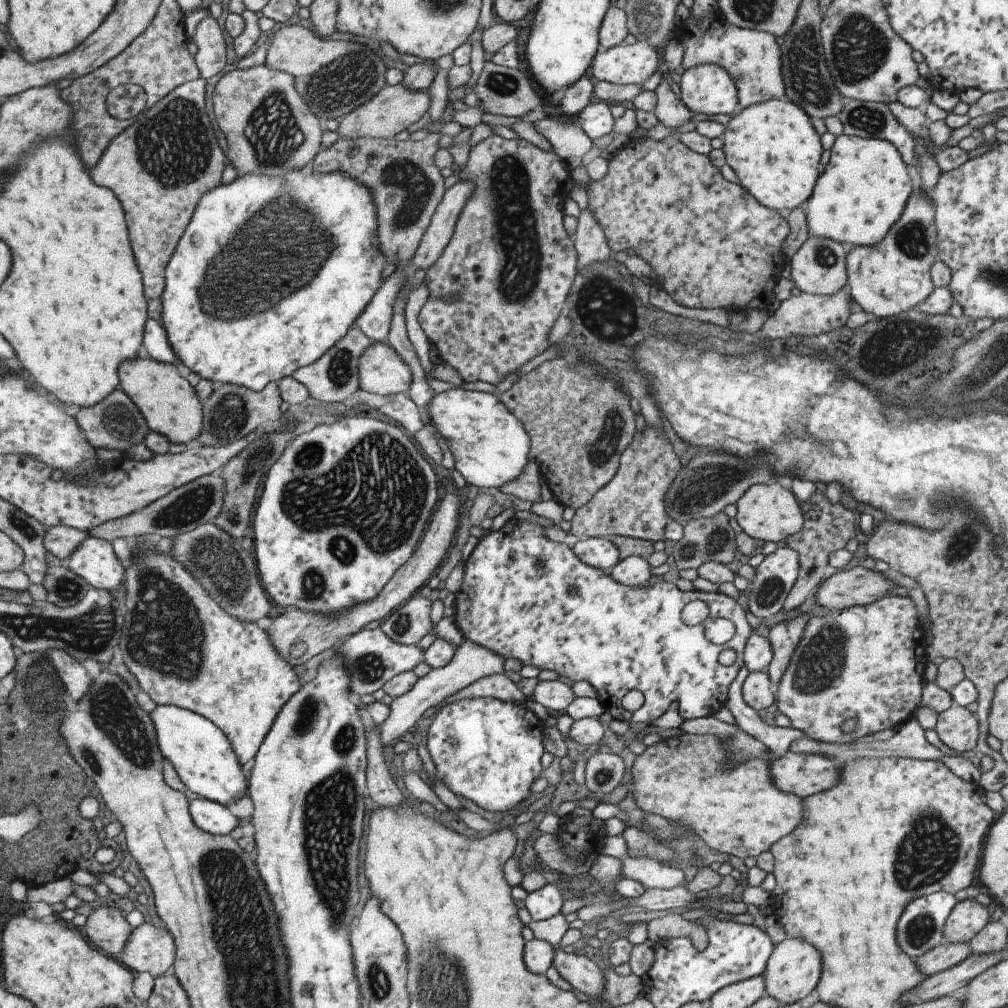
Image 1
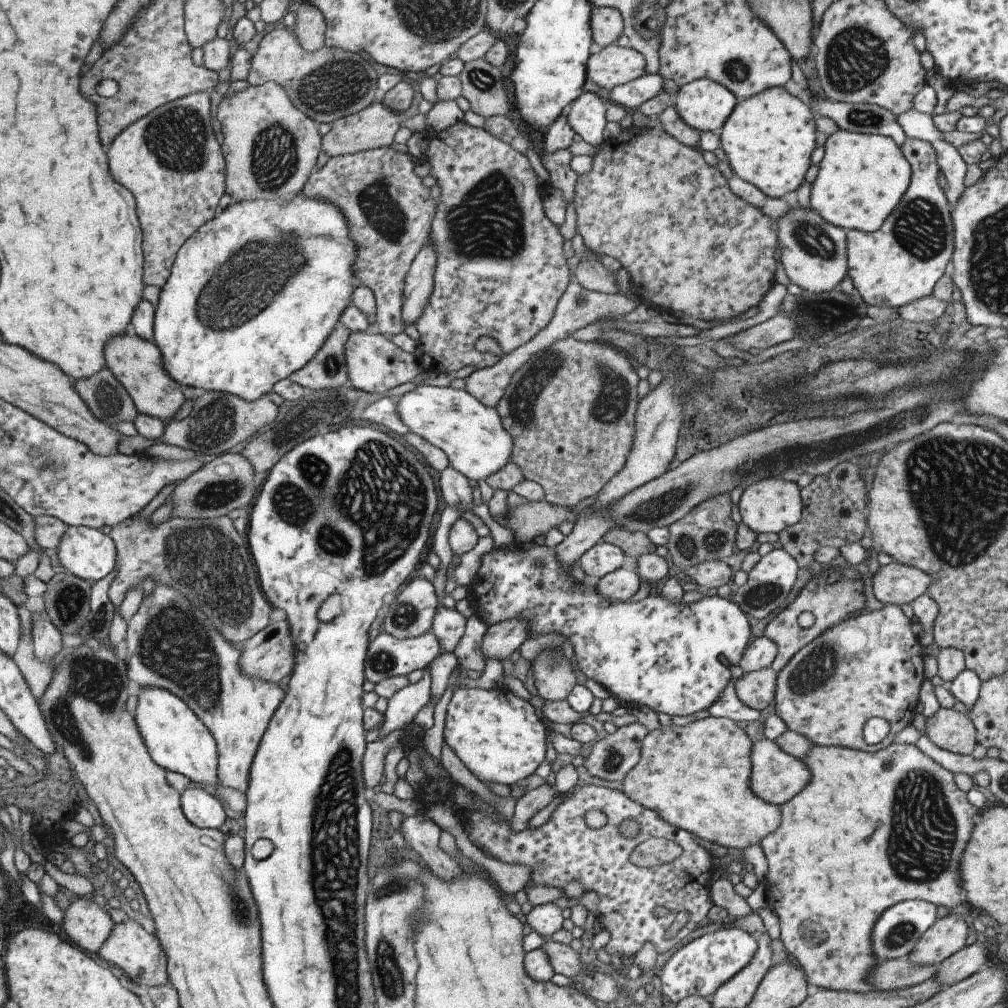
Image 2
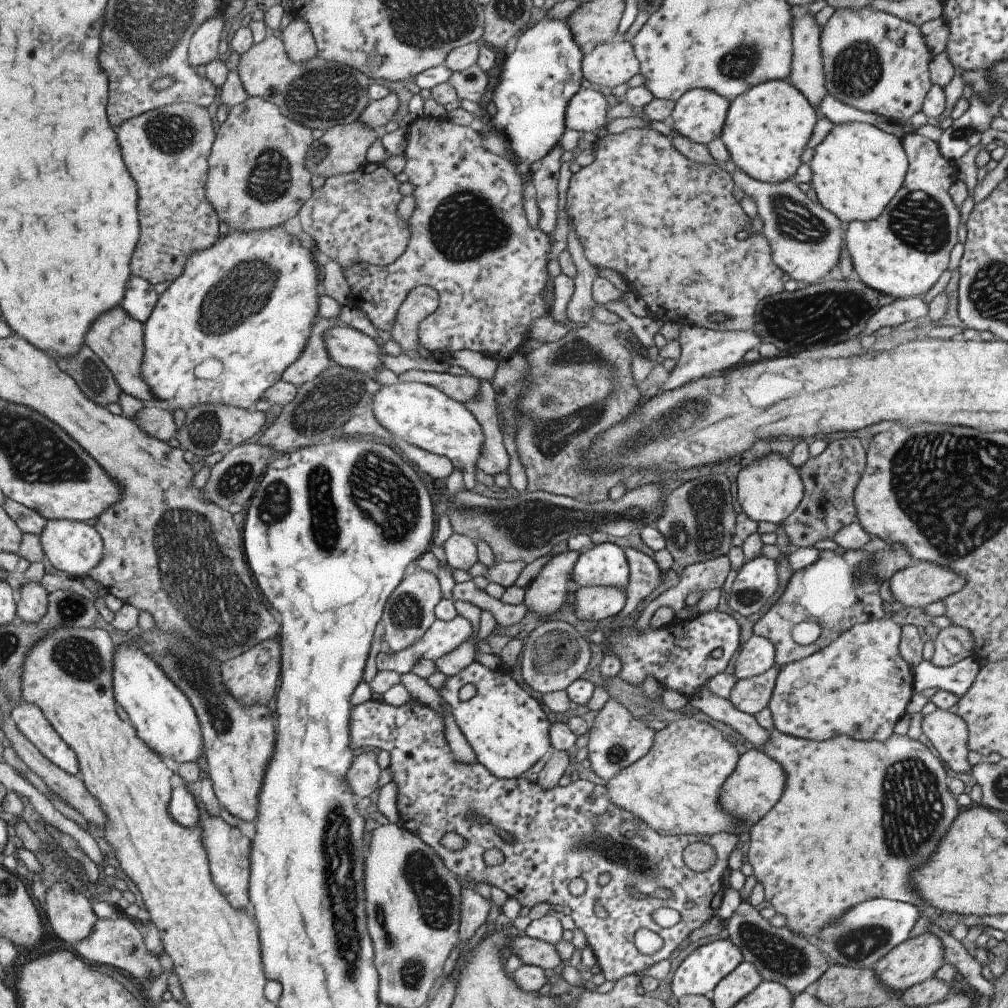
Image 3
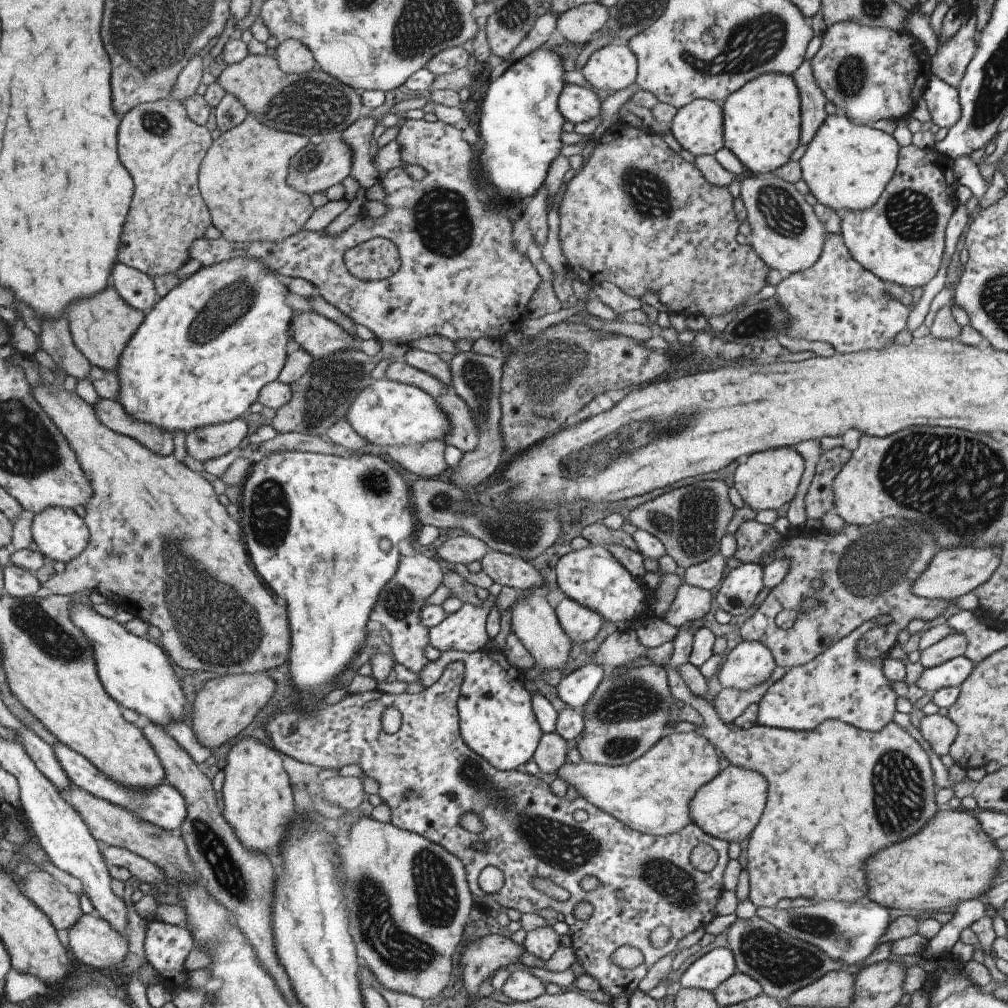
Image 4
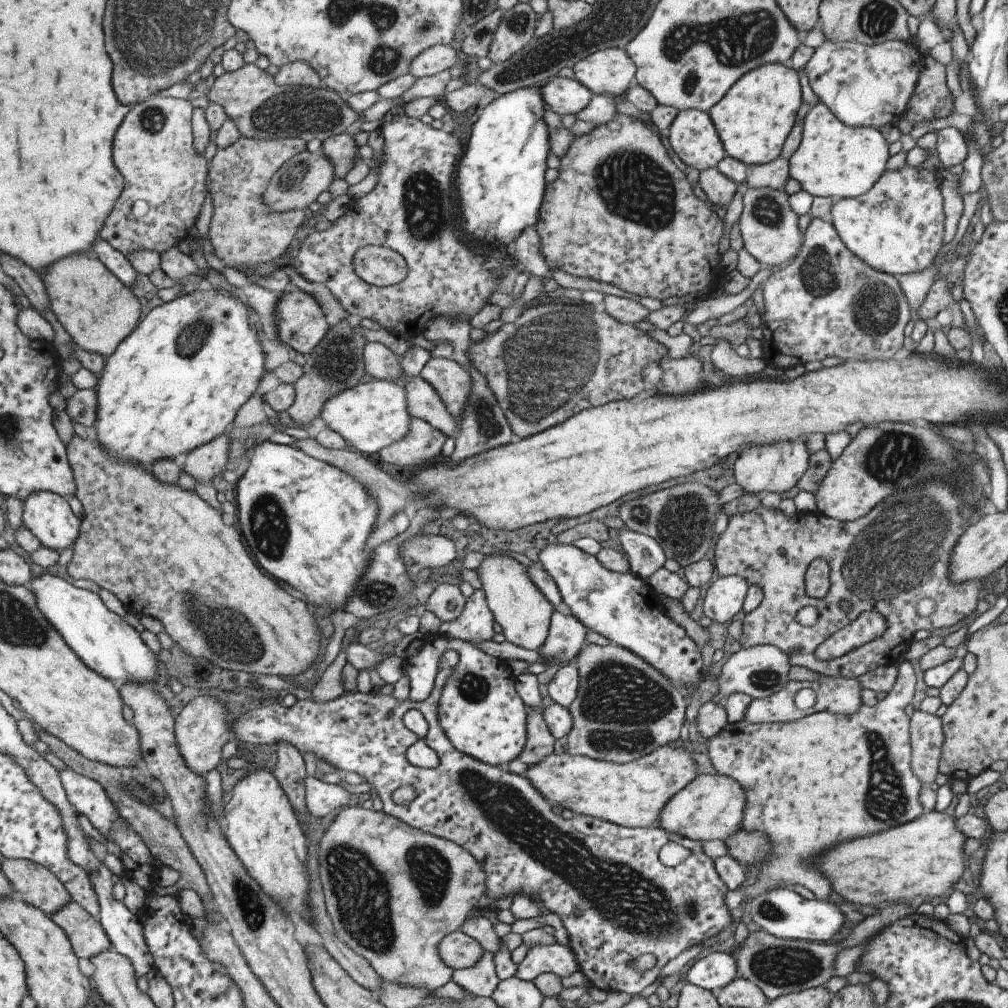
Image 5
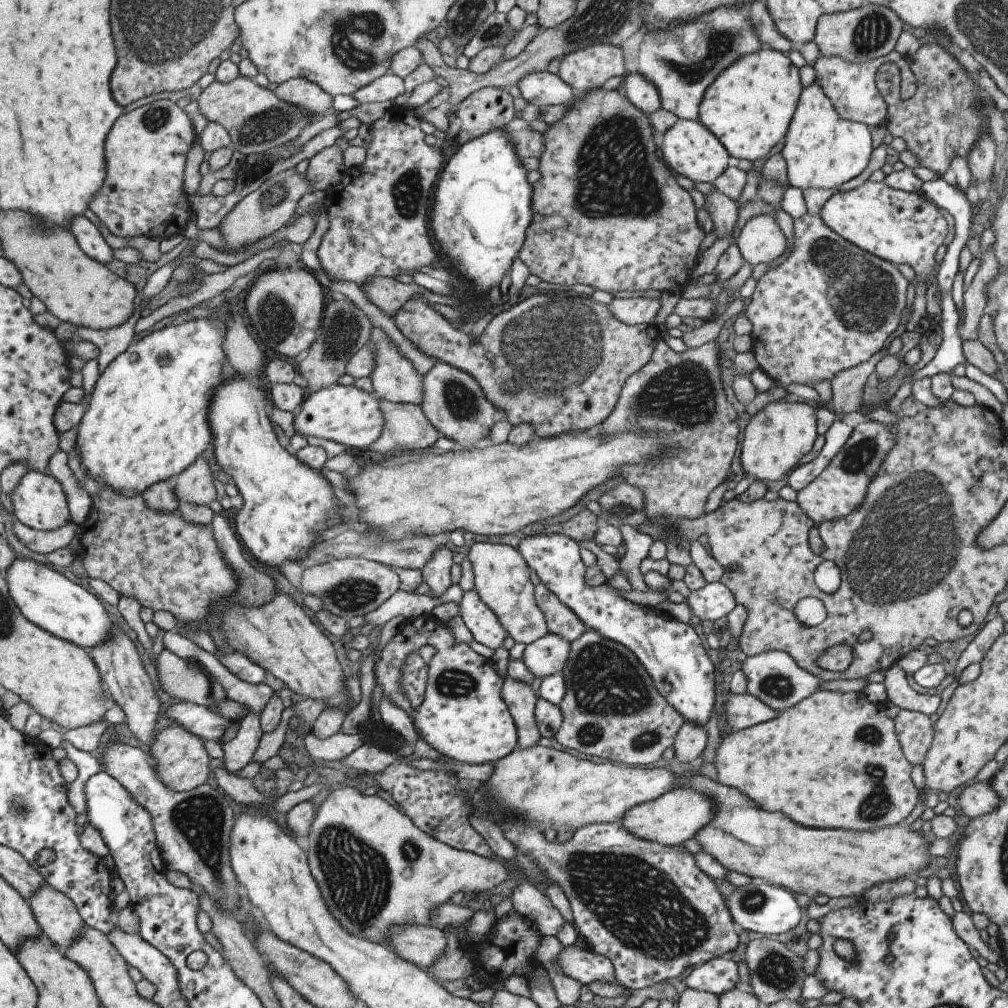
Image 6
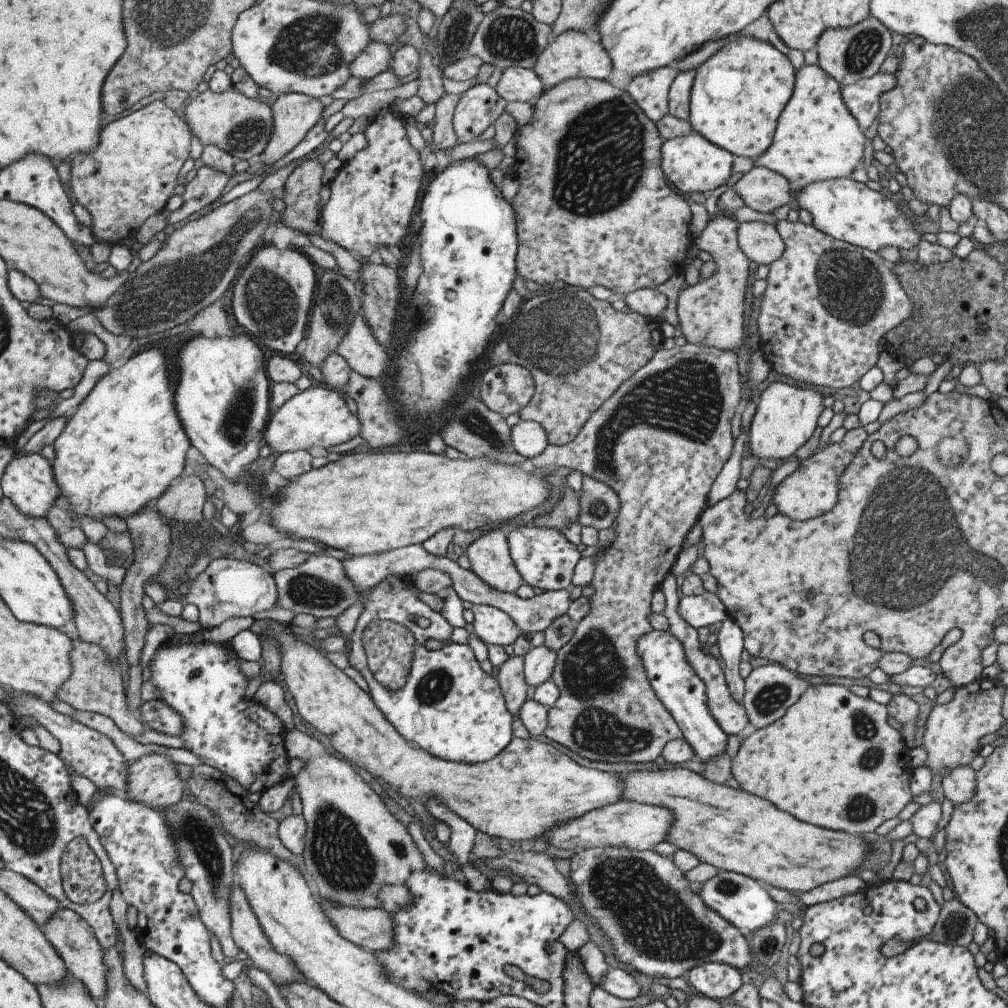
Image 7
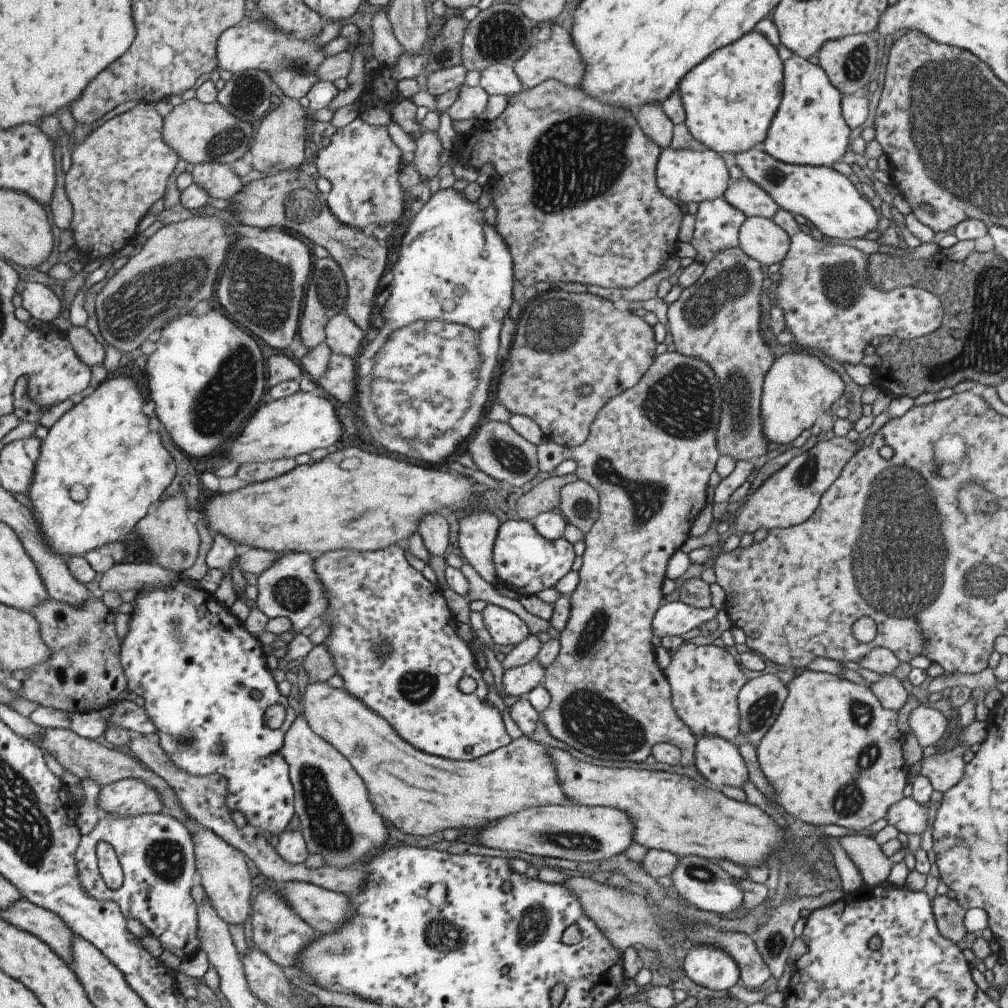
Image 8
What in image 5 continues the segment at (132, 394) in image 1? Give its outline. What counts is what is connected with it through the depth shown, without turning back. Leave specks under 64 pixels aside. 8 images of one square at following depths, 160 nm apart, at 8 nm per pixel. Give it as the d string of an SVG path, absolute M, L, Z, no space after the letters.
M71 254L57 264L49 266L41 282L45 286L48 306L70 335L70 339L83 350L109 356L115 347L133 330L139 320L139 302L106 266L95 256L89 254Z

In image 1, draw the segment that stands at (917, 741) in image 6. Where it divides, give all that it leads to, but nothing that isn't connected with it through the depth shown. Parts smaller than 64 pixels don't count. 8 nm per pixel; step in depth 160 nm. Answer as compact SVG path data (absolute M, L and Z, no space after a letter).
M955 704L937 714L934 730L938 740L955 752L975 749L979 736L975 714Z

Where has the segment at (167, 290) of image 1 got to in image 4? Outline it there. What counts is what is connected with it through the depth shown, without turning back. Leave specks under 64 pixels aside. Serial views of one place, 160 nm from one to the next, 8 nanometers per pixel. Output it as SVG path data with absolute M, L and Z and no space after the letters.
M237 257L199 268L194 274L179 282L176 287L161 297L155 305L144 313L141 324L131 335L116 360L118 389L114 400L120 404L124 414L137 423L145 423L149 427L167 431L172 435L175 432L187 434L200 426L218 425L243 417L248 412L249 406L256 401L259 389L265 383L276 380L286 357L285 344L287 344L287 338L291 336L288 326L294 311L283 304L283 298L289 292L278 278L279 275L265 268L255 259Z

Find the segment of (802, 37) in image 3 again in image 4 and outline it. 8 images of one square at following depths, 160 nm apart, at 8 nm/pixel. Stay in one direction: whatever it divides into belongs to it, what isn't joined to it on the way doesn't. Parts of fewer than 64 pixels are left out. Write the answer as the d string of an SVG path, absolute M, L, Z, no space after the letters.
M810 60L803 61L791 76L798 90L800 100L800 131L798 146L806 146L827 116L824 104L825 96L818 86L815 86Z

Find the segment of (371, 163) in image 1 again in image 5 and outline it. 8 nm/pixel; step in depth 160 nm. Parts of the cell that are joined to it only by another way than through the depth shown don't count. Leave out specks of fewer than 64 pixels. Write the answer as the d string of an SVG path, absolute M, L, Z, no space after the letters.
M363 247L352 258L352 267L361 280L376 287L399 284L407 274L401 255L385 247Z

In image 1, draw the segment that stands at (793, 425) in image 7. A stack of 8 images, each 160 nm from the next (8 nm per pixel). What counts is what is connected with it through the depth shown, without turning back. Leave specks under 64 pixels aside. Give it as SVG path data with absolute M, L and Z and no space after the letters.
M770 480L767 483L757 483L747 487L735 504L734 517L737 524L751 538L776 543L801 530L803 519L800 505L790 489L783 486L780 480Z

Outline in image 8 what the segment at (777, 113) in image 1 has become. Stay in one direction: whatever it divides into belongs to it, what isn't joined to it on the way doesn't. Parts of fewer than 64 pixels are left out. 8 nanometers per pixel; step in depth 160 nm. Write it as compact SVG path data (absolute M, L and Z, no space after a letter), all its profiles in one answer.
M759 31L747 32L731 44L718 48L717 52L707 56L699 66L683 75L676 89L684 110L683 124L697 142L718 154L759 147L777 110L781 83L782 61L777 57L775 47Z

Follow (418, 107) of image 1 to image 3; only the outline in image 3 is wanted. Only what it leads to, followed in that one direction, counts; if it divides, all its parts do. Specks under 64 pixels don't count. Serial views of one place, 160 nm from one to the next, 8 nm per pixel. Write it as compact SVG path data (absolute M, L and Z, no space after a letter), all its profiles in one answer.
M359 120L328 128L324 130L322 136L310 144L304 167L312 175L317 174L325 179L353 172L365 162L365 151L369 148L369 144L381 134L381 131L367 128Z

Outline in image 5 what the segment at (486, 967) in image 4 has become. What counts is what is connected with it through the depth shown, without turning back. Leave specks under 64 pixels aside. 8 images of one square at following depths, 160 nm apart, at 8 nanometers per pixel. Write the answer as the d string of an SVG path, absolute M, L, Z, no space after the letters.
M457 929L439 940L436 951L438 958L446 967L462 969L475 964L484 950L474 939Z

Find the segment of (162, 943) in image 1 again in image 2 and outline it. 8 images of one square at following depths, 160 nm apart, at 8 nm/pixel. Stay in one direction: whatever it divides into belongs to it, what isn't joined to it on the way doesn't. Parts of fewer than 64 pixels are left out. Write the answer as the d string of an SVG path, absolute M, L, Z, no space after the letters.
M126 920L112 926L103 944L96 952L99 958L107 960L113 966L121 968L138 985L160 987L168 983L166 956L155 935L148 934L133 920Z

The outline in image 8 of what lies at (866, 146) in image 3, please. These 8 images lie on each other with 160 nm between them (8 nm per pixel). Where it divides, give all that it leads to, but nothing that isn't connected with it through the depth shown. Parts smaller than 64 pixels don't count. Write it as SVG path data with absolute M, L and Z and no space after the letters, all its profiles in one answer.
M792 55L782 62L780 101L759 148L774 159L792 165L830 167L833 163L839 162L839 159L845 155L845 150L849 150L847 136L849 136L850 131L840 113L841 99L840 92L832 87L818 65L813 65L800 56Z

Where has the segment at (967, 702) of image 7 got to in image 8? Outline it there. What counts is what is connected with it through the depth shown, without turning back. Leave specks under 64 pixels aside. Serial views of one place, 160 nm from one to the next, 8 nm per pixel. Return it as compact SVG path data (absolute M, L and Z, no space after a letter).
M917 705L908 715L907 724L910 728L910 734L915 736L919 746L934 745L946 727L946 719L936 709Z

